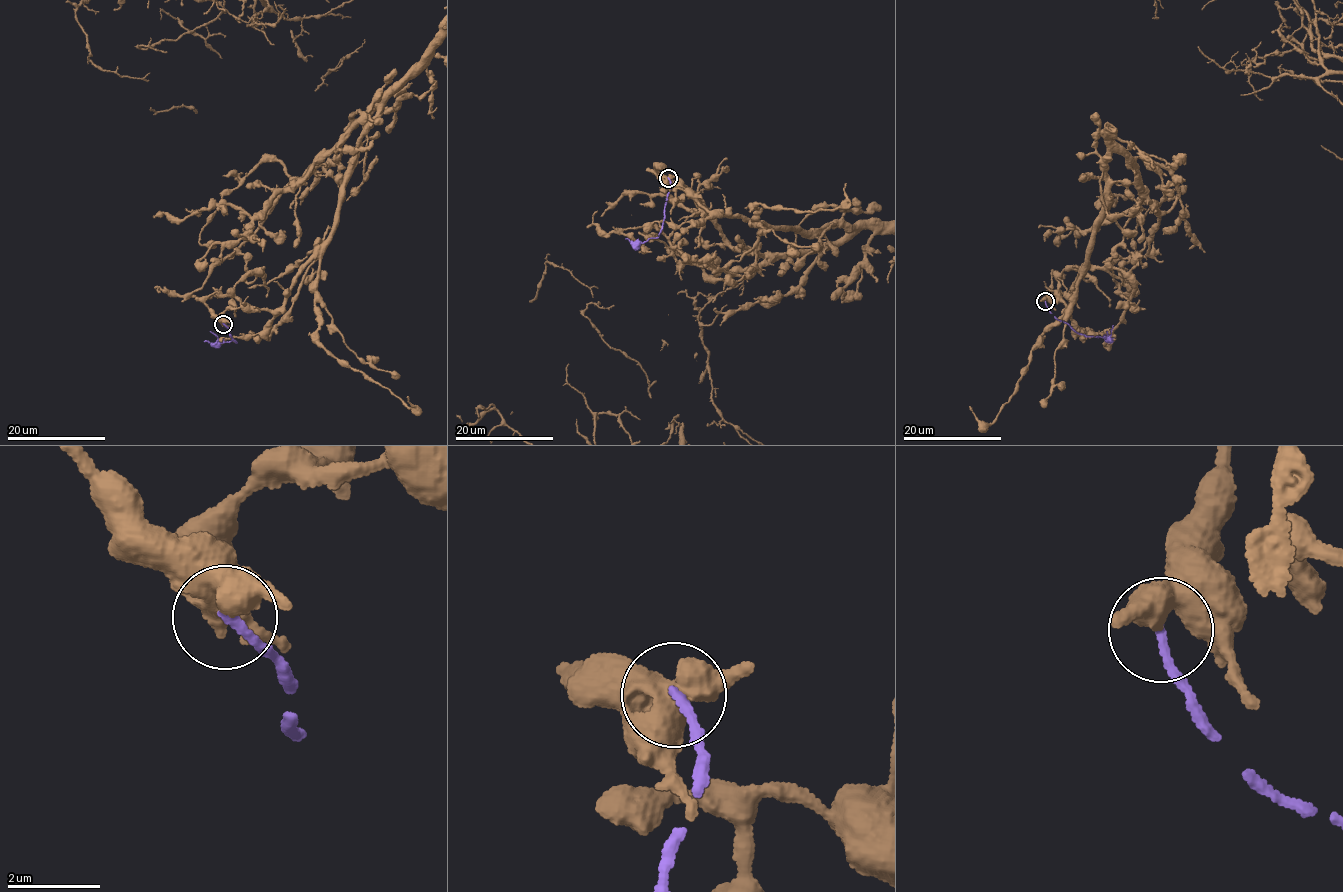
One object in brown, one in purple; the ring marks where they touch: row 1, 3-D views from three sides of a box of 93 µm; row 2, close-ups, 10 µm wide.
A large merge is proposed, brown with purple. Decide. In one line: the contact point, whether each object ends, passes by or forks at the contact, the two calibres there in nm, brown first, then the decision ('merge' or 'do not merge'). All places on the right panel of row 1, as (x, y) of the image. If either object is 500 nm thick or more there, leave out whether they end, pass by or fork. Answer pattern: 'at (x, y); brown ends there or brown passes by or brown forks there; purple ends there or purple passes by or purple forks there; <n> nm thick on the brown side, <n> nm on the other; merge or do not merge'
at (1045, 301); 550 nm thick on the brown side, 200 nm on the other; do not merge

